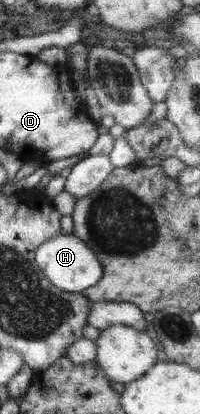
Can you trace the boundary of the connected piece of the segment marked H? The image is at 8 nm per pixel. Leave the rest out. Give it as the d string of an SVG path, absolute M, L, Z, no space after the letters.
M58 234L45 241L35 251L35 263L41 272L56 286L68 292L83 292L96 285L102 277L102 265L93 251L72 234Z

